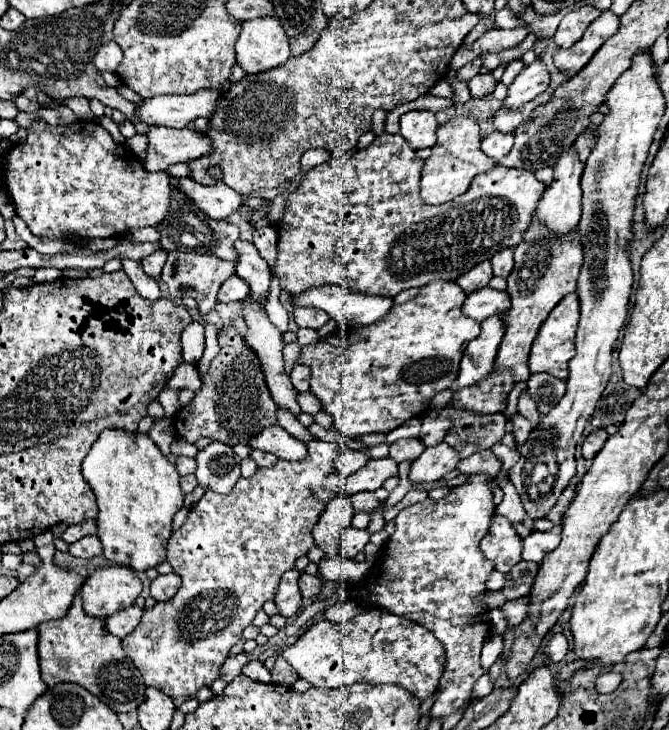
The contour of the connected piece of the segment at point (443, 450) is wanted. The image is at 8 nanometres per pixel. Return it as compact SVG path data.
M441 442L433 448L425 448L417 460L413 460L409 470L411 482L433 482L441 480L447 472L455 470L459 462L459 452L449 444Z

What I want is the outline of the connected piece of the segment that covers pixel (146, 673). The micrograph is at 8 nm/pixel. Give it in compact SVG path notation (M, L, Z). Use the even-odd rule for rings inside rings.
M311 440L307 448L309 456L305 460L279 460L271 468L259 468L255 476L241 478L229 494L207 490L191 508L185 524L171 534L167 562L175 564L183 584L173 600L155 602L153 608L145 608L137 628L121 640L127 658L139 668L147 686L155 686L171 698L193 698L199 688L209 688L217 680L231 646L243 638L243 630L253 622L257 610L267 600L273 600L281 572L295 568L295 560L315 544L311 530L329 500L341 494L345 480L339 480L333 468L333 456L341 450L337 442Z

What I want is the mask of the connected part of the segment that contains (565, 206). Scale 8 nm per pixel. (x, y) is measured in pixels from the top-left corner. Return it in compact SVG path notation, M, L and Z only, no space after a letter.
M569 148L567 152L561 154L561 158L557 160L557 166L553 166L553 182L547 186L543 198L539 200L539 206L535 210L535 216L539 220L539 224L543 224L553 236L565 236L569 234L579 218L581 218L581 172L583 172L583 164L579 162L577 154L573 152L573 148Z

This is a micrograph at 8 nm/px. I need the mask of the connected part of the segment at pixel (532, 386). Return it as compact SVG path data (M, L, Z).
M531 374L527 380L527 392L535 400L537 410L547 414L565 394L565 382L549 374Z

